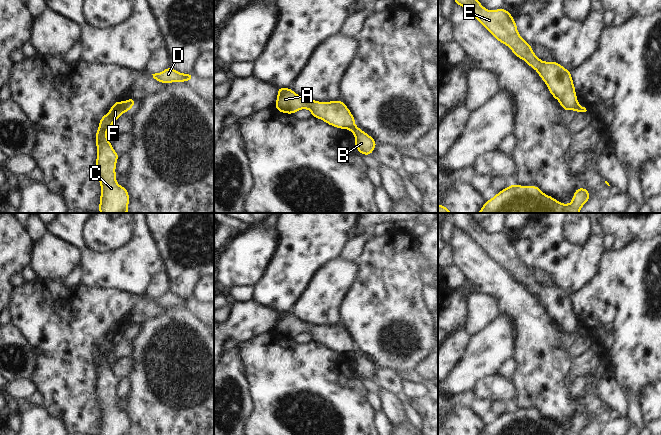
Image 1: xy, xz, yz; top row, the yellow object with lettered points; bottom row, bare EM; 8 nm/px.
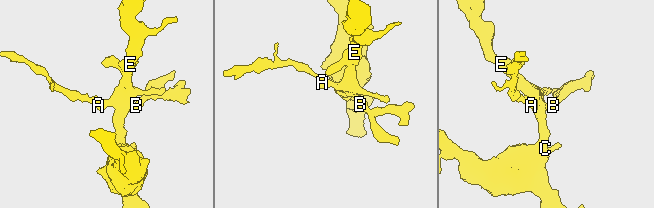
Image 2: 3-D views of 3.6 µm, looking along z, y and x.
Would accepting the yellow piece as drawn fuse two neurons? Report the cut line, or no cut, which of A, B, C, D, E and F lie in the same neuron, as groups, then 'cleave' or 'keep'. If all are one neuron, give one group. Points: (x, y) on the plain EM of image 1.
cut xy (125, 325), (125, 333), (123, 335); groups A C D E F / B; cleave

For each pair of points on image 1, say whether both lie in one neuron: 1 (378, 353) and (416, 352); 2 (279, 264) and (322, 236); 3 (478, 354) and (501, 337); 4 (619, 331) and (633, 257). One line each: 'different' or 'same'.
1: same
2: same
3: same
4: same

